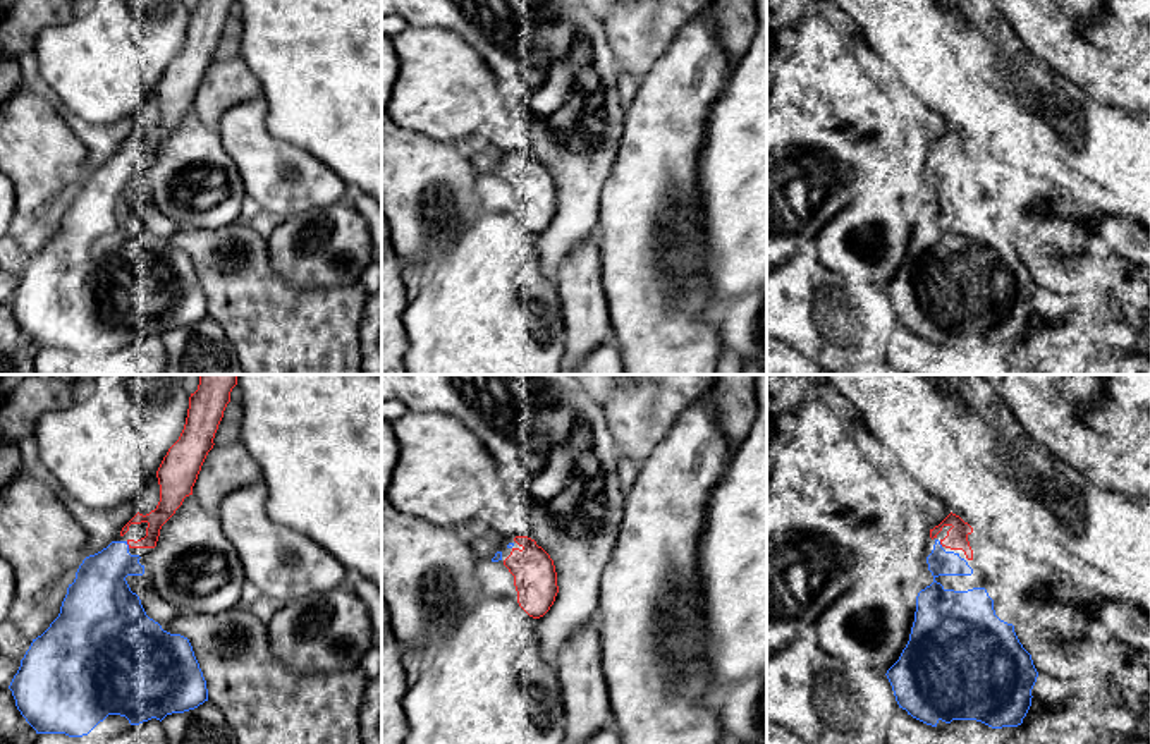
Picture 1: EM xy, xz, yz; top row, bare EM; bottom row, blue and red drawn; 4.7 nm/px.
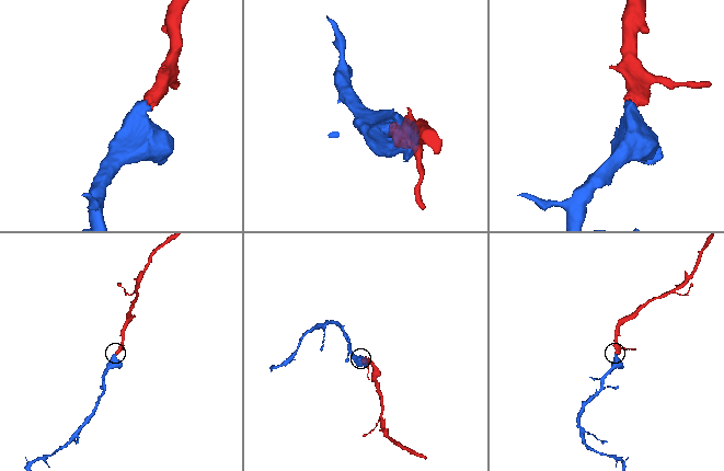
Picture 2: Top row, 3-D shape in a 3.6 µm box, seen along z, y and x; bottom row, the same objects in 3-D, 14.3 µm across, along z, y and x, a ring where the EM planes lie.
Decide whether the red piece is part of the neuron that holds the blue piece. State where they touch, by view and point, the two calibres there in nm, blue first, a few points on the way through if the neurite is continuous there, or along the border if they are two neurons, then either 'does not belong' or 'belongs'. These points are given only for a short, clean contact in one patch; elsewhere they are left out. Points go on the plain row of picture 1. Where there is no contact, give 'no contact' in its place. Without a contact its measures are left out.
xy (128, 160) | 260/90 nm | belongs

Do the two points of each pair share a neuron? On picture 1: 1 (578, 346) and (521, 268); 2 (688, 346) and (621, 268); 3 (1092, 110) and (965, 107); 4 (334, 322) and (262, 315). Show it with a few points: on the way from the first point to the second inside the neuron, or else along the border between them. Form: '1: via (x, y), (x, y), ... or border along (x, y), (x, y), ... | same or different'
1: border along (557, 287), (564, 356) | different
2: via (669, 327), (655, 313), (654, 301), (640, 287) | same
3: via (1082, 148), (1040, 145), (1004, 121) | same
4: via (317, 322), (279, 322) | same

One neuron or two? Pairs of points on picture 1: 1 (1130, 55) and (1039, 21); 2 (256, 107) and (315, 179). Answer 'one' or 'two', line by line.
1: one
2: one

